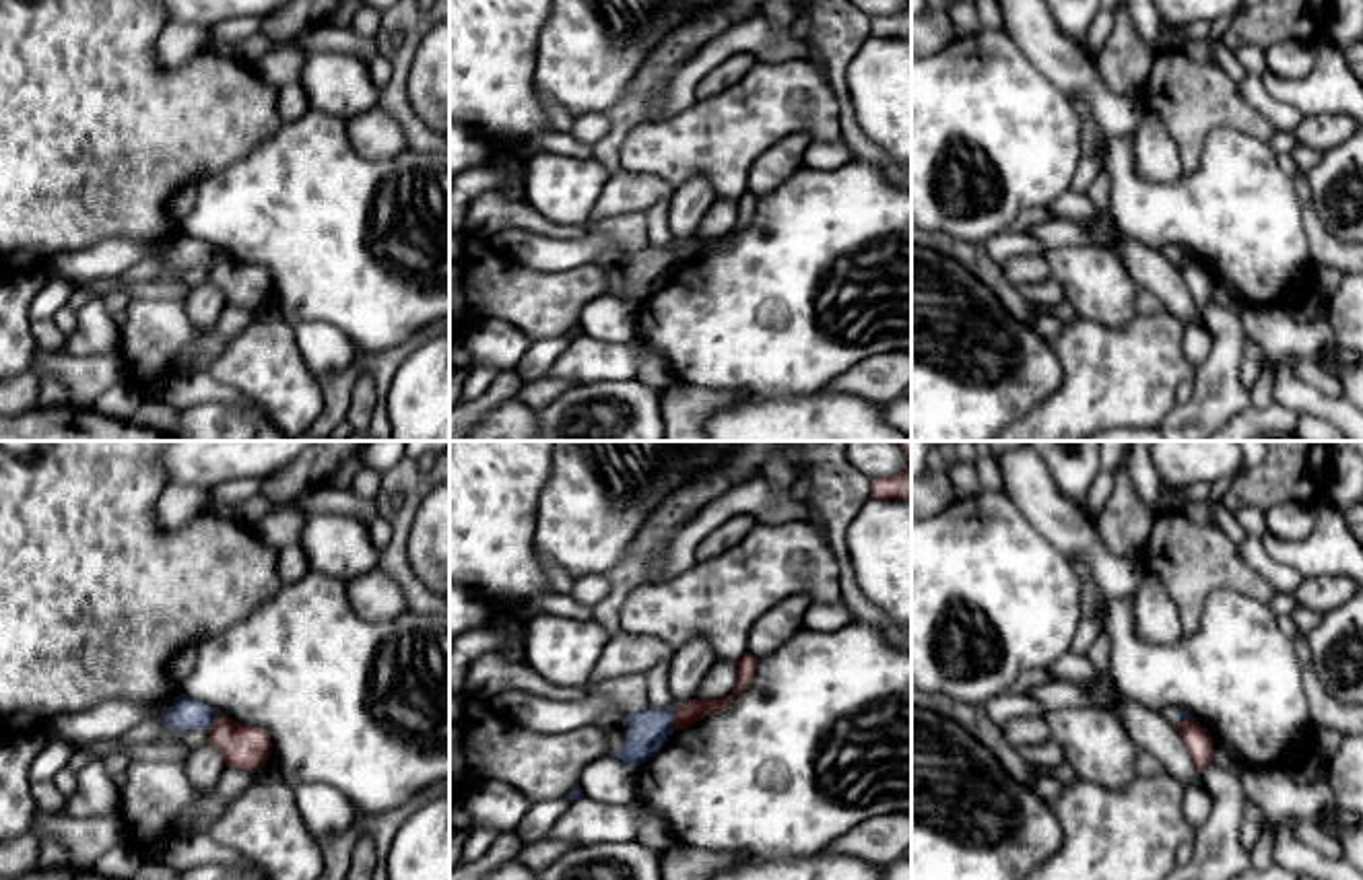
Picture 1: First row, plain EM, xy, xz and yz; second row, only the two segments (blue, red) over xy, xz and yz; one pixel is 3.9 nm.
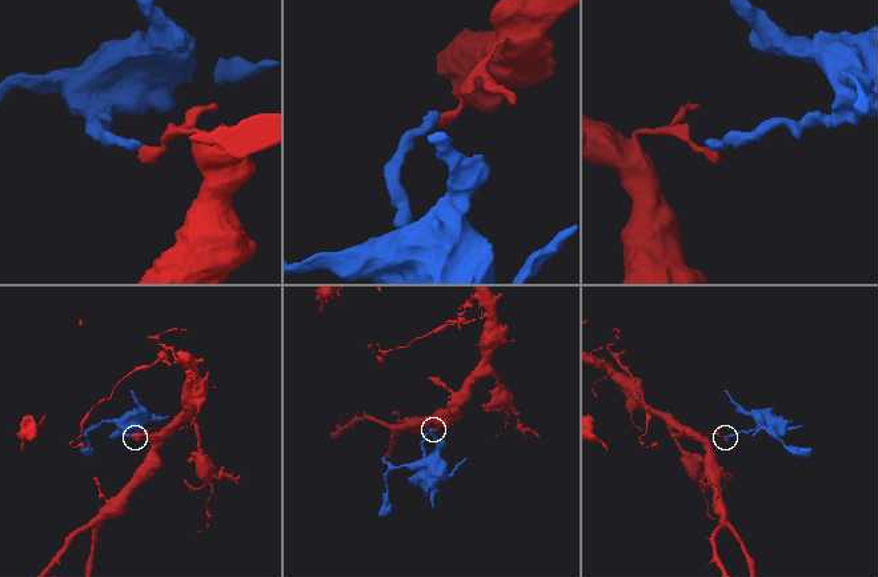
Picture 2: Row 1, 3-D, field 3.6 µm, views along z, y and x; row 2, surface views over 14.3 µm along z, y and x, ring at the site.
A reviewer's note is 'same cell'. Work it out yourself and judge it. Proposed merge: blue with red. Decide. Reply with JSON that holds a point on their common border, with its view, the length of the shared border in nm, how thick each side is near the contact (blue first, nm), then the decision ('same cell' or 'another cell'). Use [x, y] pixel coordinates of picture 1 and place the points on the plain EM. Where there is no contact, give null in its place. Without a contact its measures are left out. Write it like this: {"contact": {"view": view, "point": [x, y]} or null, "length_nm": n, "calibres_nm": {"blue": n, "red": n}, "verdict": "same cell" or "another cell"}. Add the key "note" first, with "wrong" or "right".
{"note": "wrong", "contact": {"view": "xz", "point": [673, 256]}, "length_nm": 90, "calibres_nm": {"blue": 150, "red": 90}, "verdict": "another cell"}

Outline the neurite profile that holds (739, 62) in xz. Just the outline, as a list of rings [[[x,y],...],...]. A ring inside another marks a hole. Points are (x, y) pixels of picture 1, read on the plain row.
[[[732,49],[718,68],[699,80],[695,87],[695,99],[707,99],[722,93],[724,89],[738,82],[751,68],[755,68],[755,64],[757,58],[751,49]]]

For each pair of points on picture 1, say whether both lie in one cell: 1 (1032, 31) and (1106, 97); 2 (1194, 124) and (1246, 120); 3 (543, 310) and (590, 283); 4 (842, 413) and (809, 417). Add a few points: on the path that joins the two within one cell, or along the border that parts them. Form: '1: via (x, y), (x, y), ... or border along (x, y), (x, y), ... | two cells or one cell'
1: via (1050, 50), (1087, 85) | one cell
2: via (1207, 116), (1234, 116) | one cell
3: via (555, 299), (578, 285) | one cell
4: via (834, 417), (817, 417) | one cell

